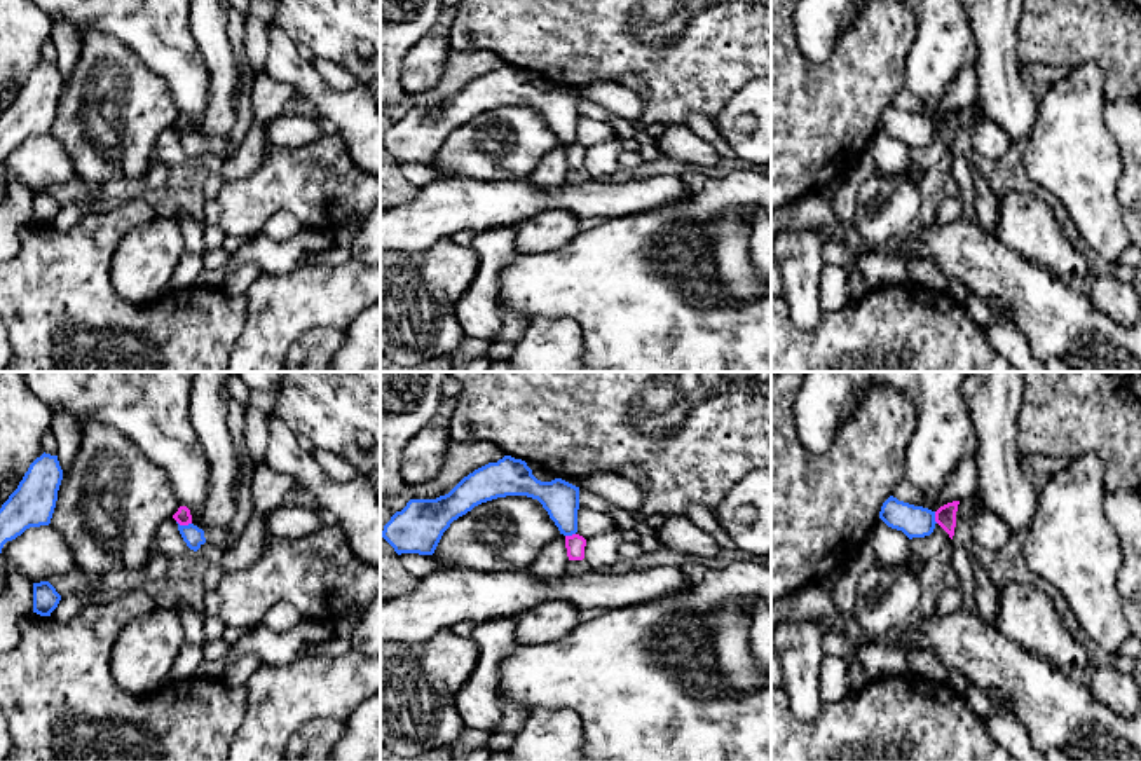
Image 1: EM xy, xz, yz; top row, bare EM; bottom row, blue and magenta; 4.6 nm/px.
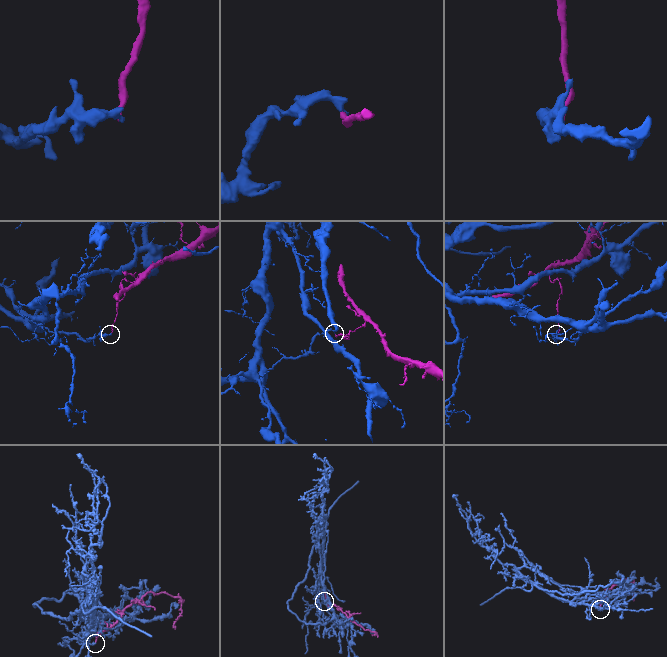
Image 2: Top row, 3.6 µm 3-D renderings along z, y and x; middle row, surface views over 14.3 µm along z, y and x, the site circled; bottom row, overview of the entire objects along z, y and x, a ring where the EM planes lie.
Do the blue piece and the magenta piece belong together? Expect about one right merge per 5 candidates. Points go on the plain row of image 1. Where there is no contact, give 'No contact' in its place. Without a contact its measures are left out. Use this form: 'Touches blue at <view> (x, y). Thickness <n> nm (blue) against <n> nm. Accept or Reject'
Touches blue at xy (184, 135). Thickness 90 nm (blue) against 70 nm. Reject

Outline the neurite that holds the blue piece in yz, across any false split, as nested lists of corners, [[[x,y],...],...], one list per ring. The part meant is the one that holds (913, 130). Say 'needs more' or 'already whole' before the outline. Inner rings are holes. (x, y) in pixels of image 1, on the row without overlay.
already whole; [[[890,105],[879,120],[879,127],[892,138],[902,140],[909,148],[930,145],[935,138],[935,120],[914,115]]]

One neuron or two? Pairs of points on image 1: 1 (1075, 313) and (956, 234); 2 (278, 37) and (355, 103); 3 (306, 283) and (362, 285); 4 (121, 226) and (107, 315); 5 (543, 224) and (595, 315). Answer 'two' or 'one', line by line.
1: one
2: one
3: one
4: one
5: two

